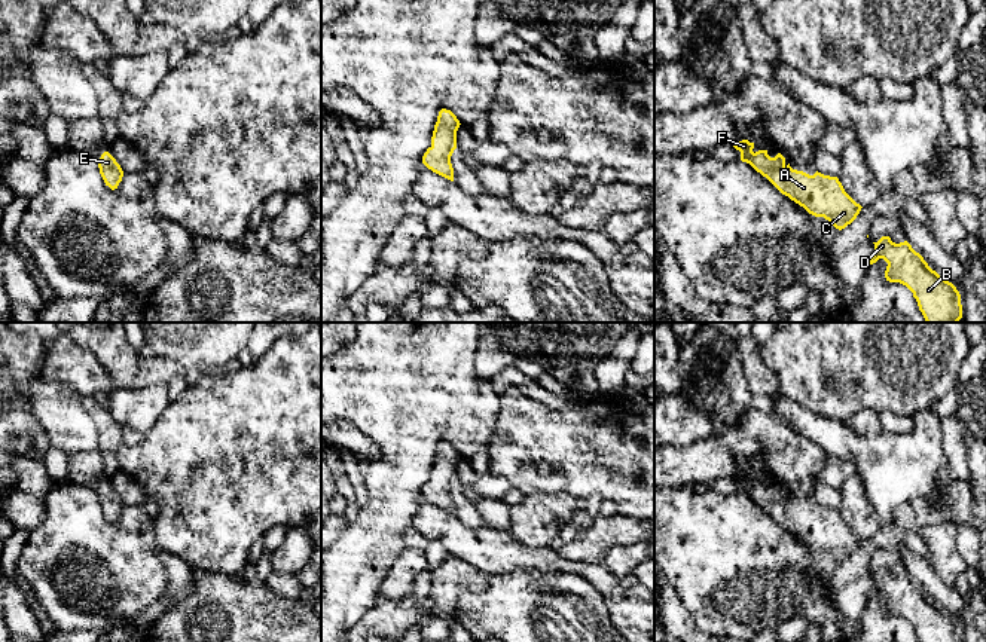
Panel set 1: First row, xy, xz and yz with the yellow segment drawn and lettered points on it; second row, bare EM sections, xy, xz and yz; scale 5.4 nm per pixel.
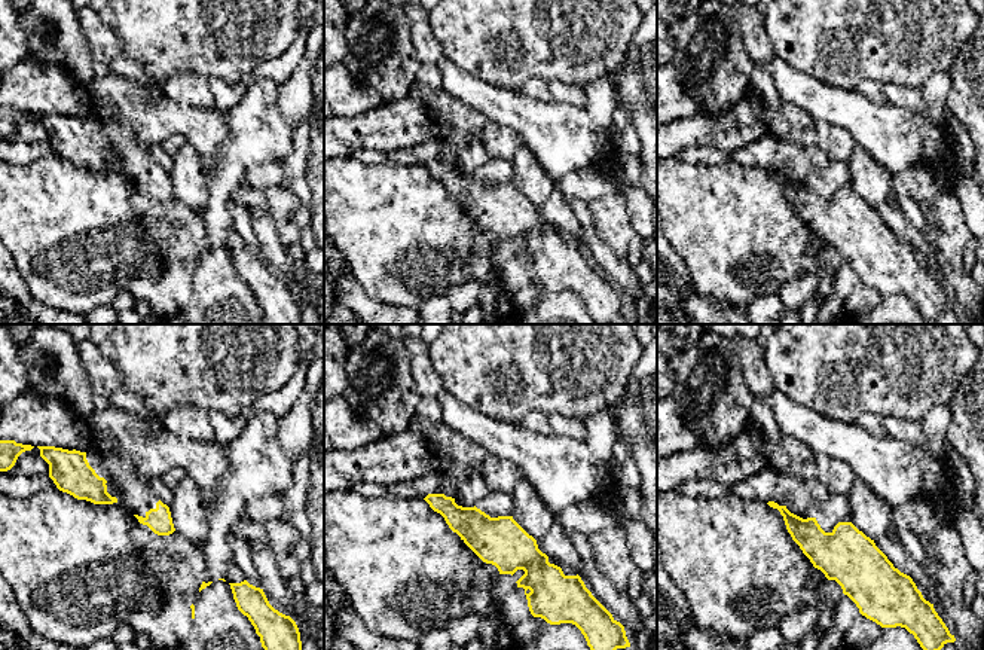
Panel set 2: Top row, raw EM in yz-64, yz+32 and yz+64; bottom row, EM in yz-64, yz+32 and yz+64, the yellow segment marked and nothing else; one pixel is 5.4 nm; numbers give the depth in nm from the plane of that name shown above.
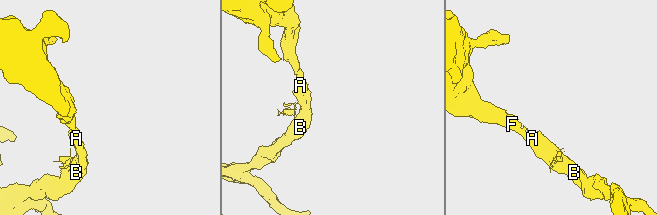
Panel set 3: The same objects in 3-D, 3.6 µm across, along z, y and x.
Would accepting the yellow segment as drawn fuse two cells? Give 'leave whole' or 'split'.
leave whole

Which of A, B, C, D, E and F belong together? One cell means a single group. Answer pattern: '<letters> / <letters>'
A B C D E F

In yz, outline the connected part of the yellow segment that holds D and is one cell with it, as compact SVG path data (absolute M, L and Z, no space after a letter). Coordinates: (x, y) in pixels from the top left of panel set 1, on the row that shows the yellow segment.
M882 236L873 244L874 253L869 259L867 266L883 259L888 263L885 270L886 281L900 282L913 293L919 311L927 322L958 322L962 318L961 294L956 287L932 270L924 257L916 253L907 241L895 244L889 236Z

